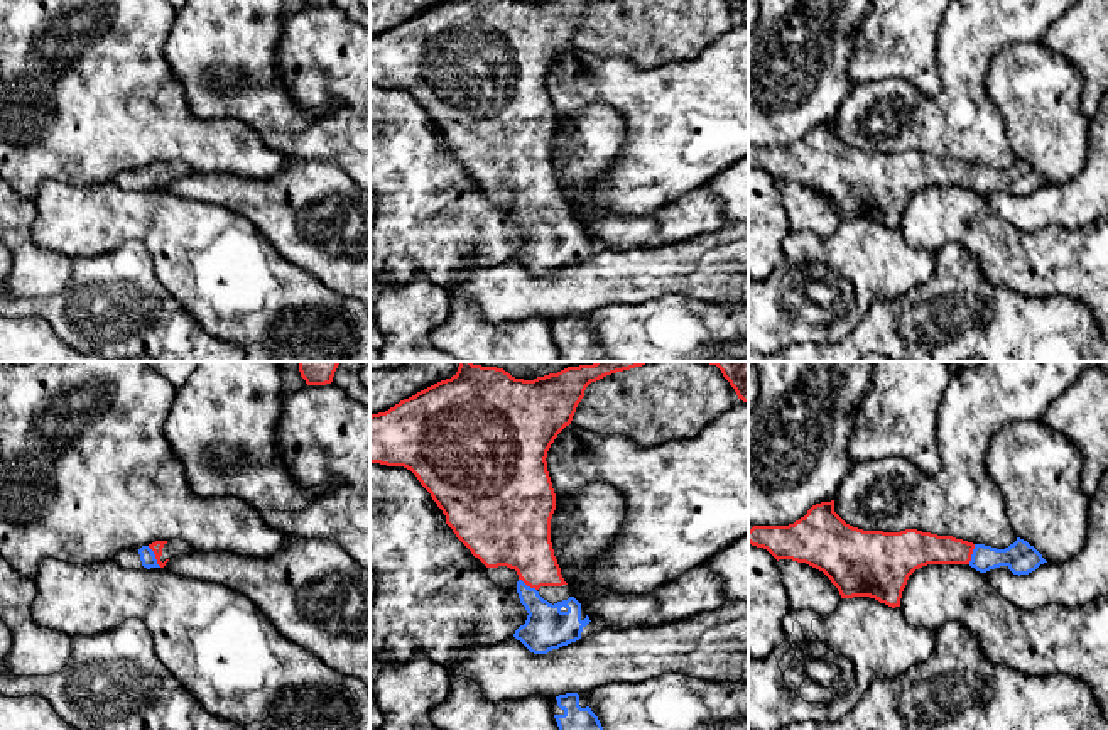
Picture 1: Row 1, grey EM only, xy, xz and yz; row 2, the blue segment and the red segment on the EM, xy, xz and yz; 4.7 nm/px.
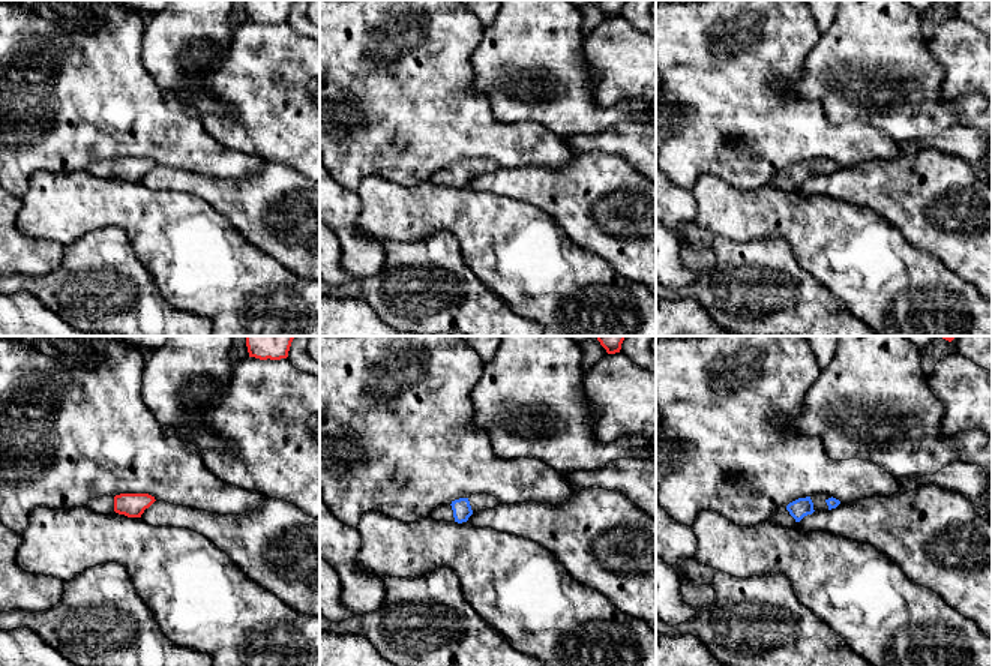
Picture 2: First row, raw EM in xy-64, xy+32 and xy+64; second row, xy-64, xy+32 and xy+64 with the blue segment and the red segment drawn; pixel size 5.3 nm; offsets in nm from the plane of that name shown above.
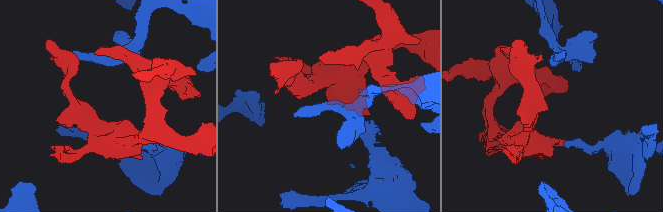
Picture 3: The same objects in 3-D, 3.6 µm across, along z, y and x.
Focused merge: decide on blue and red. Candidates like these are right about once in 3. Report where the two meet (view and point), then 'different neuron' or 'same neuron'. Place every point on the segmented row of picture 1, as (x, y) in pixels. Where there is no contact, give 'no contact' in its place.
xy (154, 556) | same neuron

